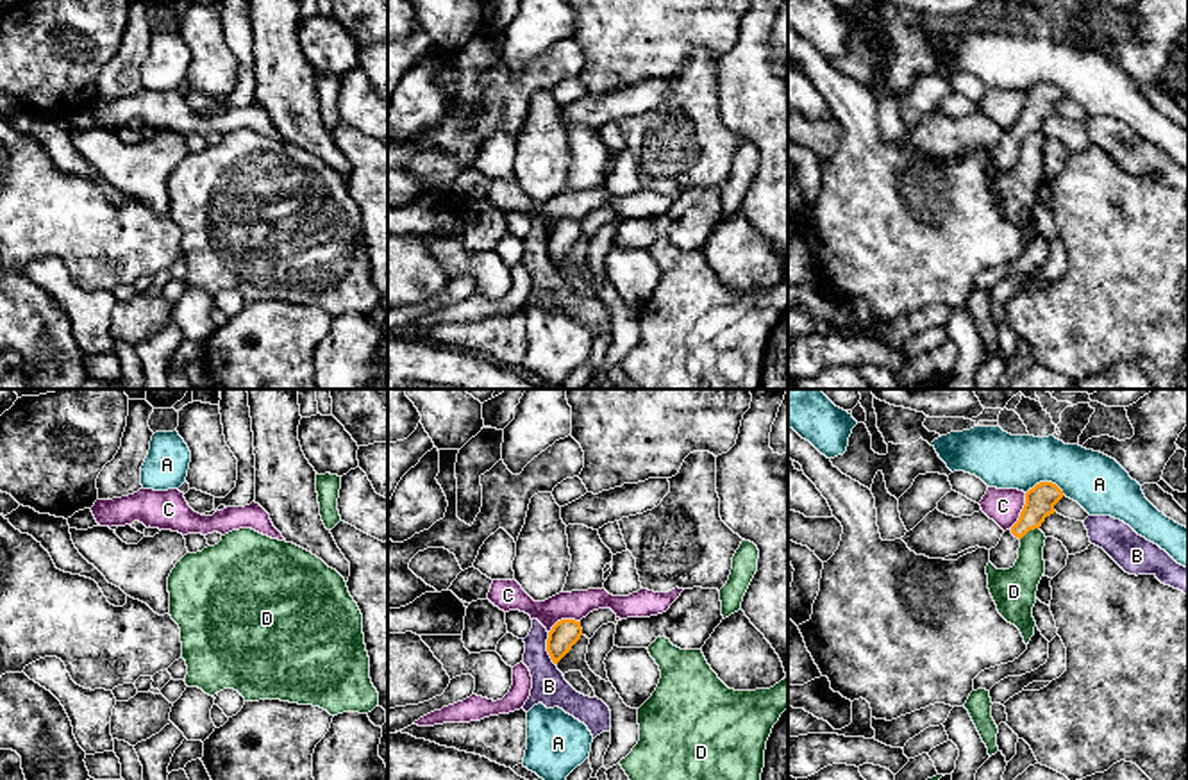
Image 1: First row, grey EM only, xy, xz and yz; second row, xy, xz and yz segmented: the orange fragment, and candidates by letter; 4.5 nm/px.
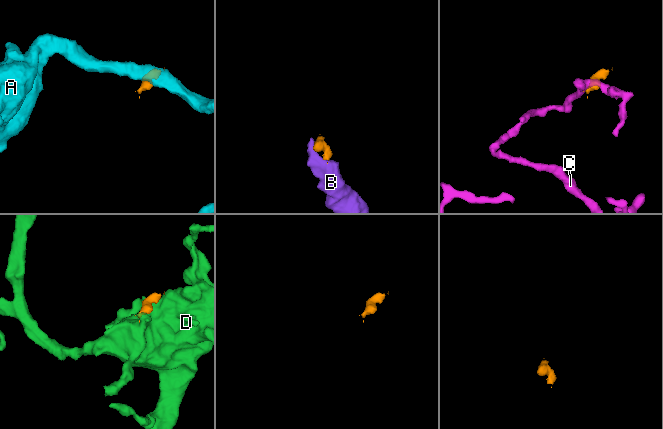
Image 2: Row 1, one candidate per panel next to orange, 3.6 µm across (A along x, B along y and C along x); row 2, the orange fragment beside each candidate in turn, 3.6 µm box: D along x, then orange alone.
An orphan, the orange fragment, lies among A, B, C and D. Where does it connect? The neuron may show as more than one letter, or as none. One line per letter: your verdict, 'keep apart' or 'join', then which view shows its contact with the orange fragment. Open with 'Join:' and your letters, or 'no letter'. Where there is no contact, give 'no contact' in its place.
Join: no letter
A: keep apart; contact in yz
B: keep apart; contact in xz
C: keep apart; contact in yz
D: keep apart; contact in yz

